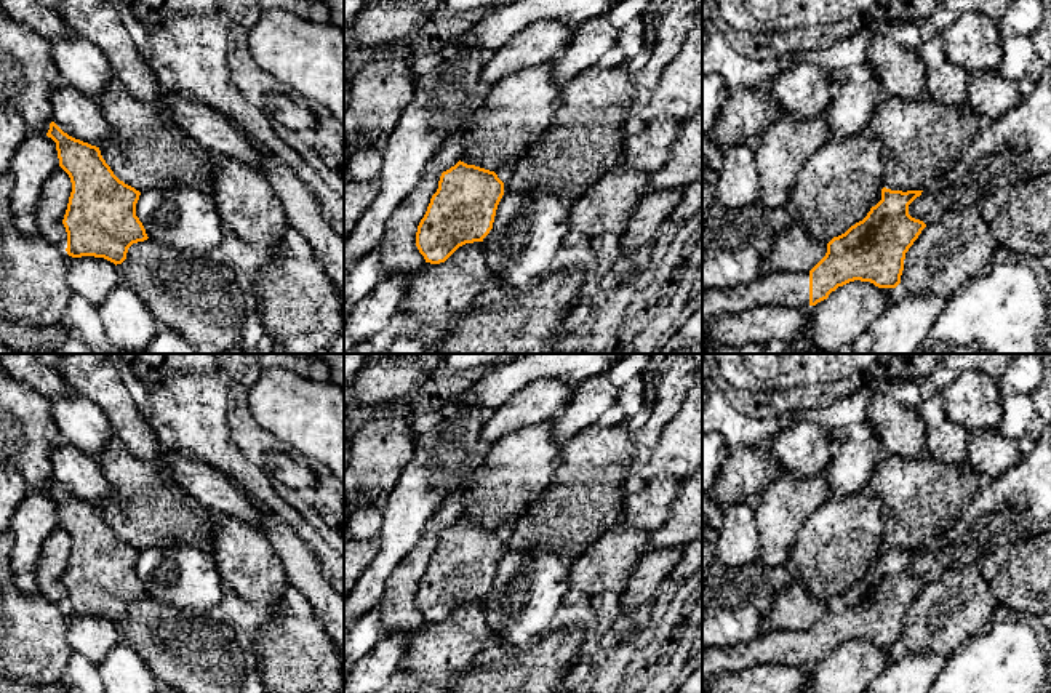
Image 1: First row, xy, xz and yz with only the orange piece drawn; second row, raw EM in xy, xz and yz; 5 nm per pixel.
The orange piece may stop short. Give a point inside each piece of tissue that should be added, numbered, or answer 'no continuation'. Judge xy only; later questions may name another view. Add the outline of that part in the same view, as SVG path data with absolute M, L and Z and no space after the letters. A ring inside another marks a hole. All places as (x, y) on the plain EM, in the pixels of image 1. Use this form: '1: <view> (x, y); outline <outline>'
no continuation

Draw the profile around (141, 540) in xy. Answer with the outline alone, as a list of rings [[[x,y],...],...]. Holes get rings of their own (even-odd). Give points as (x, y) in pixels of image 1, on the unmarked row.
[[[115,435],[99,455],[98,463],[107,479],[107,496],[99,503],[99,509],[120,539],[139,551],[187,544],[213,555],[216,525],[211,511],[187,495],[181,485],[136,458]]]

